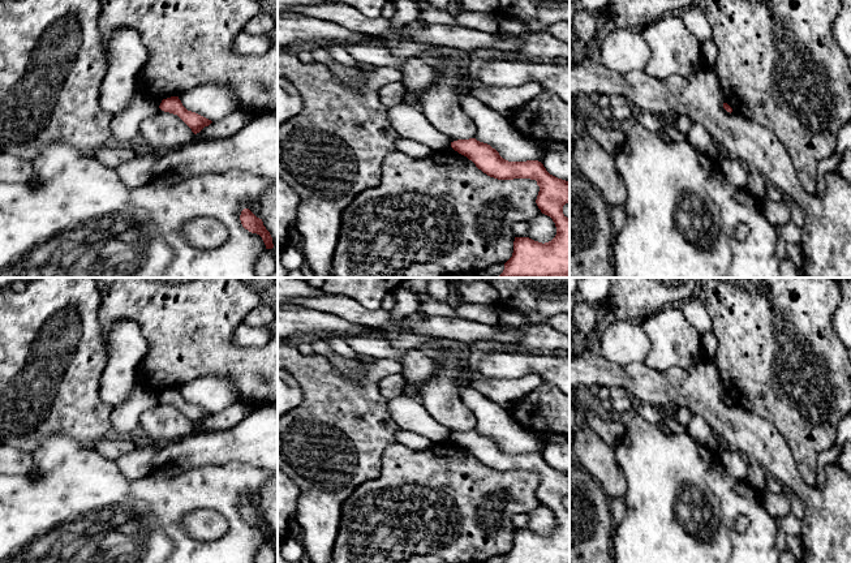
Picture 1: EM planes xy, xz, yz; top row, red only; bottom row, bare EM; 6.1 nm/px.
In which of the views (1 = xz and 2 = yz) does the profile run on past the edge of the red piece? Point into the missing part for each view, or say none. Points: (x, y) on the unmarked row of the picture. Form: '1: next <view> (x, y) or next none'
1: next none
2: next none

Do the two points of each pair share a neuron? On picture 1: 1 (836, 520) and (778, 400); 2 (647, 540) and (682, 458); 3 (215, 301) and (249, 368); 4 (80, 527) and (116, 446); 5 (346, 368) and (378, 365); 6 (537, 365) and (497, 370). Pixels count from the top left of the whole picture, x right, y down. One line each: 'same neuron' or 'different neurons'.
1: different neurons
2: same neuron
3: same neuron
4: different neurons
5: different neurons
6: same neuron

